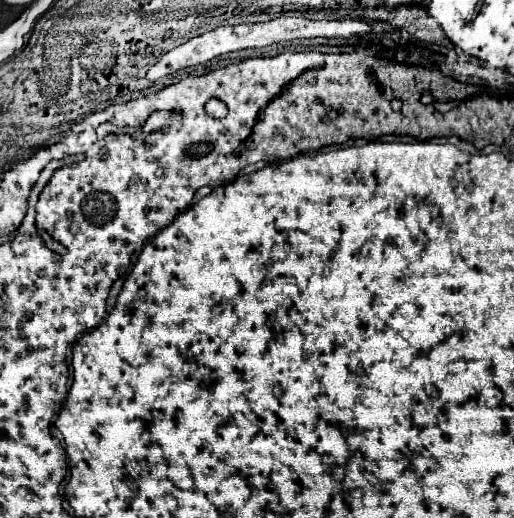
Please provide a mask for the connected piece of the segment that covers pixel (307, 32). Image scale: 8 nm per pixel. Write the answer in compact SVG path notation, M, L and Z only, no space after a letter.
M279 17L267 23L251 23L251 25L233 25L233 27L217 27L209 33L203 33L199 37L189 39L187 43L167 51L149 71L147 71L147 79L149 81L157 81L165 75L171 75L179 69L185 67L193 67L193 65L201 65L207 63L213 57L231 53L231 51L239 51L239 49L261 48L269 45L285 43L285 41L293 41L293 39L303 39L303 37L351 37L357 33L367 33L371 31L371 27L365 21L359 19L335 19L335 21L313 21L313 19L305 19L305 17Z

